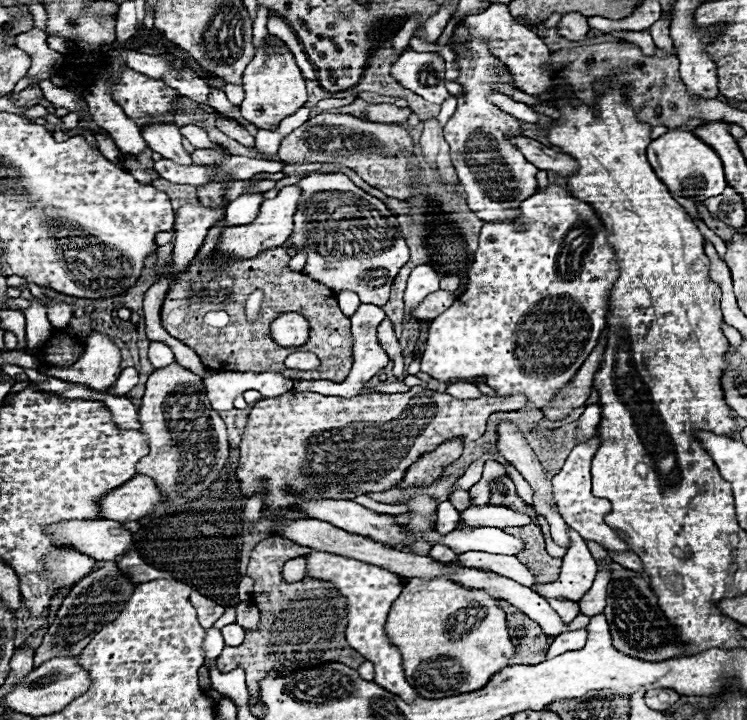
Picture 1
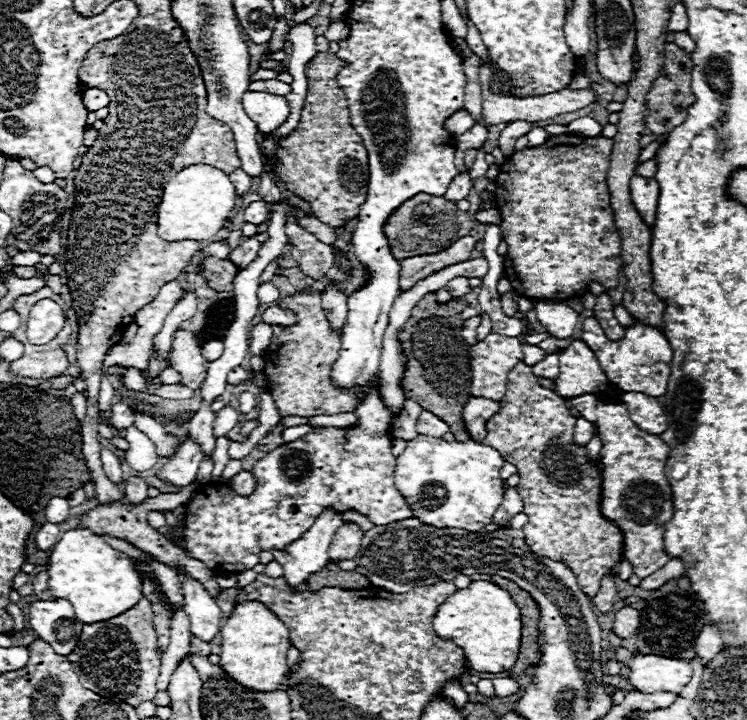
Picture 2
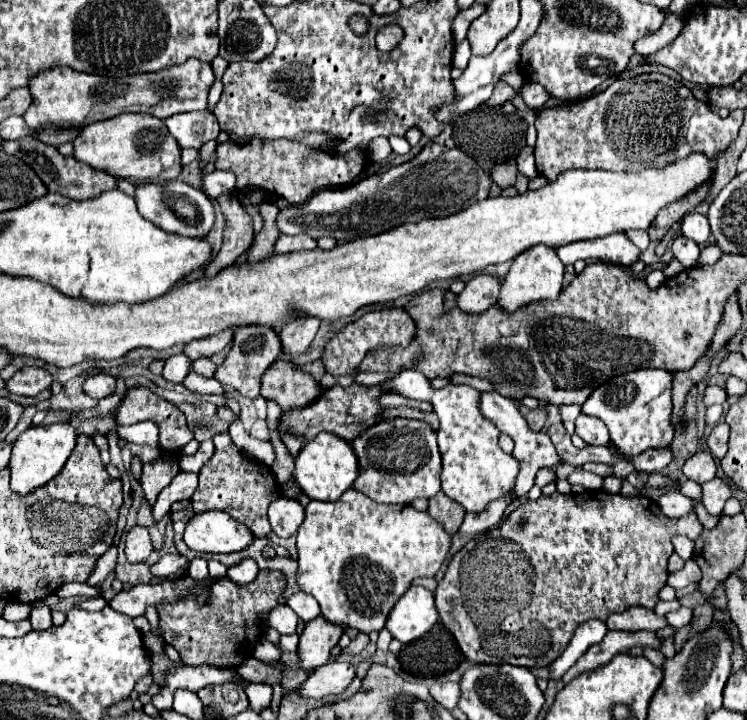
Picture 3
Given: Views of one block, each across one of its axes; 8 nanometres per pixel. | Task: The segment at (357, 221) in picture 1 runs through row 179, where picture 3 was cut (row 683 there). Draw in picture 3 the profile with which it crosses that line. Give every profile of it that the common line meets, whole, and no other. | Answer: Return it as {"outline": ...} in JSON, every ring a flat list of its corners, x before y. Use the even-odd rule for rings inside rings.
{"outline":[[328,662,320,666,310,678,300,684,300,692,308,698,324,698,330,694,340,694,354,678,354,666,346,662]]}

